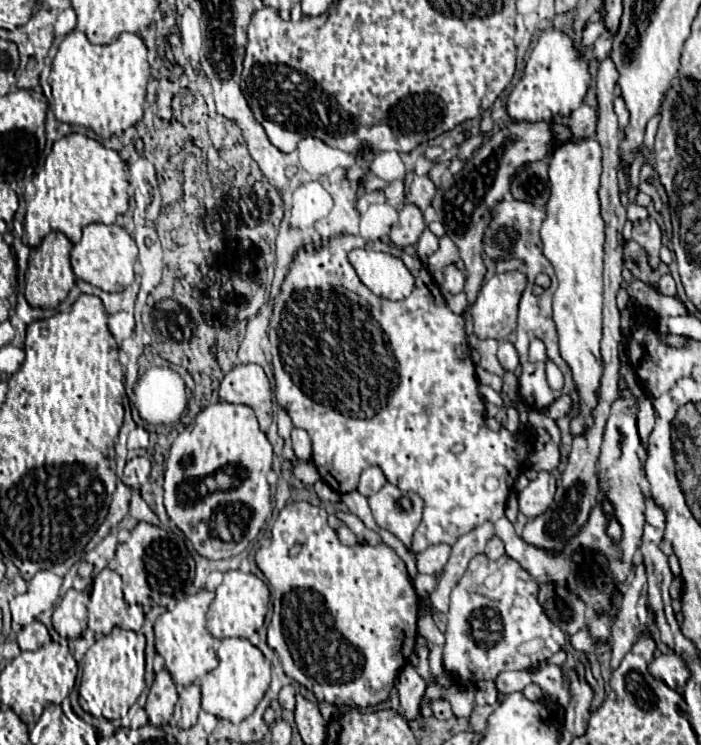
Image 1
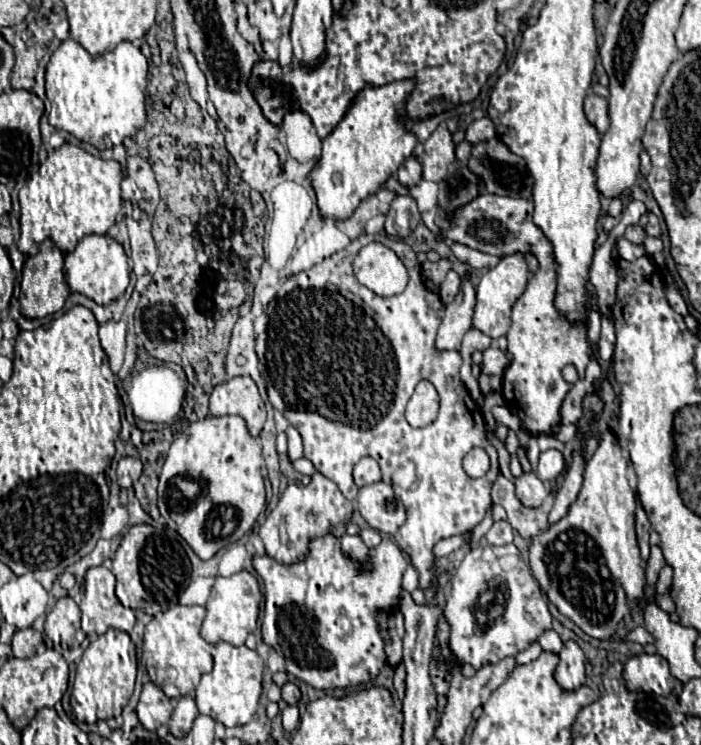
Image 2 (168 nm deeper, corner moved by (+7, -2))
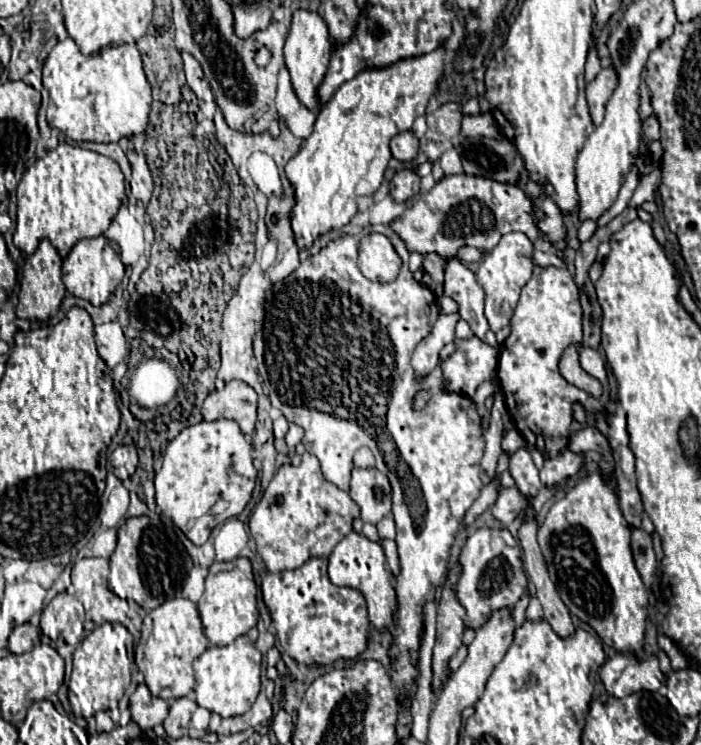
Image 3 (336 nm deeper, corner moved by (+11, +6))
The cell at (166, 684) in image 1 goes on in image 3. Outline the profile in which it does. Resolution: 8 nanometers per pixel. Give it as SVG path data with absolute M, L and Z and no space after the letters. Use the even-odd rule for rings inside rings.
M145 683L137 685L137 691L131 695L131 717L133 721L143 729L153 729L157 723L163 723L167 713L169 713L169 705L165 699L151 695L151 691L147 689Z

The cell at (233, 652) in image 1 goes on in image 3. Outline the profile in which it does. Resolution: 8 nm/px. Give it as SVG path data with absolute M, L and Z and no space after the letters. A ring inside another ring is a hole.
M237 637L231 645L211 645L193 663L195 669L195 699L199 707L221 717L243 715L257 699L261 689L261 653L247 637Z

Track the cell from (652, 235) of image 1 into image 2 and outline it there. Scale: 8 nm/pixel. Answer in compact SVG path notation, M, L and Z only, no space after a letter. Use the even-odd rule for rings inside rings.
M630 225L626 228L624 237L636 245L643 245L645 240L645 230L639 225Z

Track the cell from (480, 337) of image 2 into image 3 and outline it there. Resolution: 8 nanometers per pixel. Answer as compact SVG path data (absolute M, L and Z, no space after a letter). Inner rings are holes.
M449 259L445 269L443 293L459 305L459 315L469 323L471 331L485 343L499 347L495 333L489 329L483 315L483 289L479 287L475 275L459 261Z

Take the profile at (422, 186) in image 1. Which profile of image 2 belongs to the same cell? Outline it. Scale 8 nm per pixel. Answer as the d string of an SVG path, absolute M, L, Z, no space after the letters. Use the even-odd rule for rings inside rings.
M407 157L405 163L399 167L397 171L399 175L399 181L405 185L405 187L415 187L419 181L421 181L421 163L417 157Z

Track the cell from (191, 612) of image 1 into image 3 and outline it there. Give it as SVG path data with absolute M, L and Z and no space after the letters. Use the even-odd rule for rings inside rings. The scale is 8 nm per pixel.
M171 599L147 613L143 635L135 648L135 663L145 675L145 683L155 697L177 699L193 691L193 661L207 649L197 603L189 599Z

